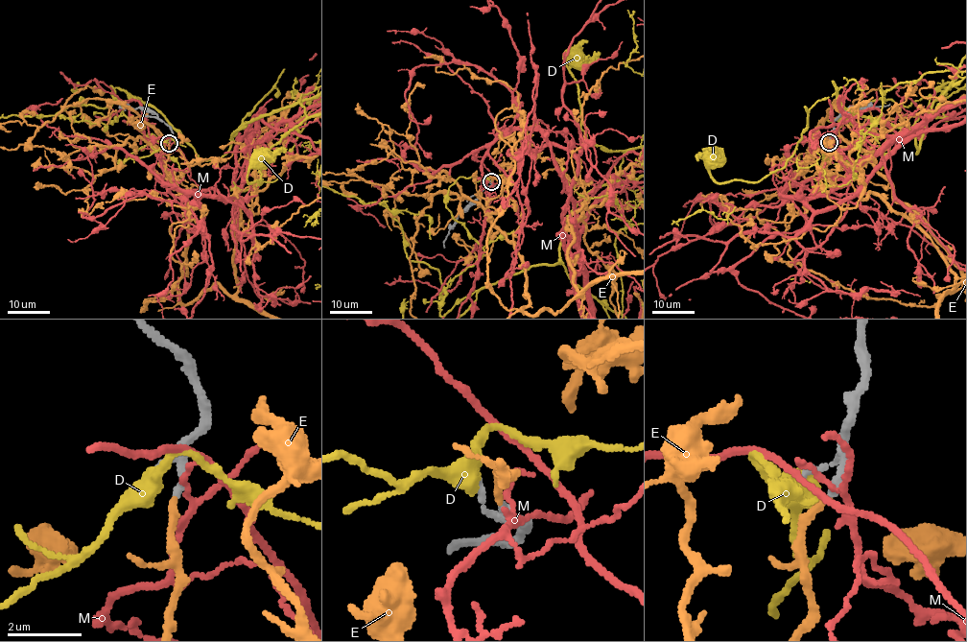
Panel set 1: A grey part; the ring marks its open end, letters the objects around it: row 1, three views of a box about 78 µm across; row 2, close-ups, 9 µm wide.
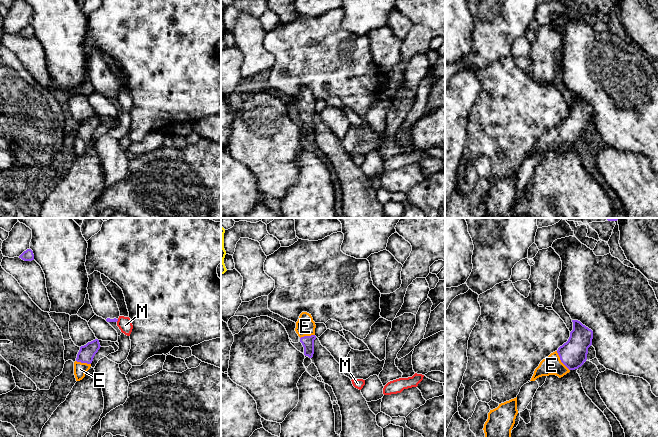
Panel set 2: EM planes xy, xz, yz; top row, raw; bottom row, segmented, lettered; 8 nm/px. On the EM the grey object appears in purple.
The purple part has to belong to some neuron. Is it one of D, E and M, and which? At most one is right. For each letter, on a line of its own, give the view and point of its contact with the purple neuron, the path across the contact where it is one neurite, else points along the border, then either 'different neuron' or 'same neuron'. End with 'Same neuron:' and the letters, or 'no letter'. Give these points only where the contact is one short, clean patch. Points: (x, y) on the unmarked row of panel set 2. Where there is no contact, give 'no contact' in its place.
D: no contact; different neuron
E: contact yz (561, 137); way yz (573, 129), (561, 137), (551, 141); same neuron
M: contact xy (117, 96); border xy (118, 95), (116, 97); different neuron
Same neuron: E

